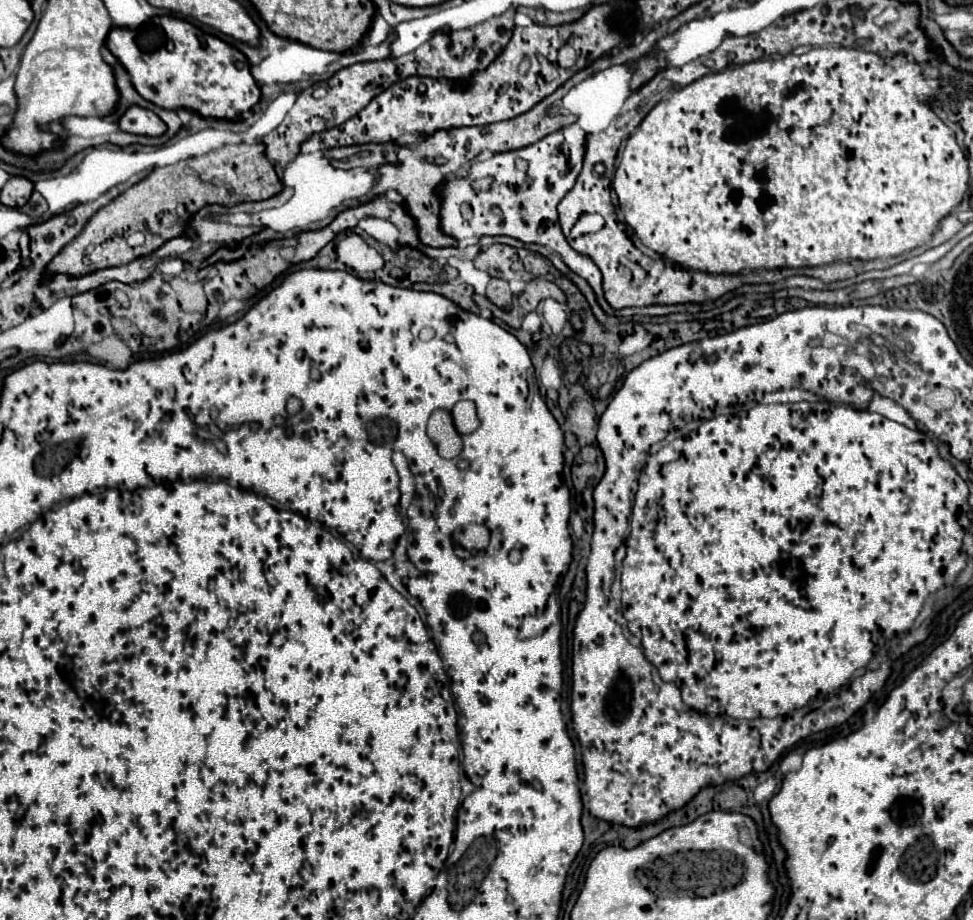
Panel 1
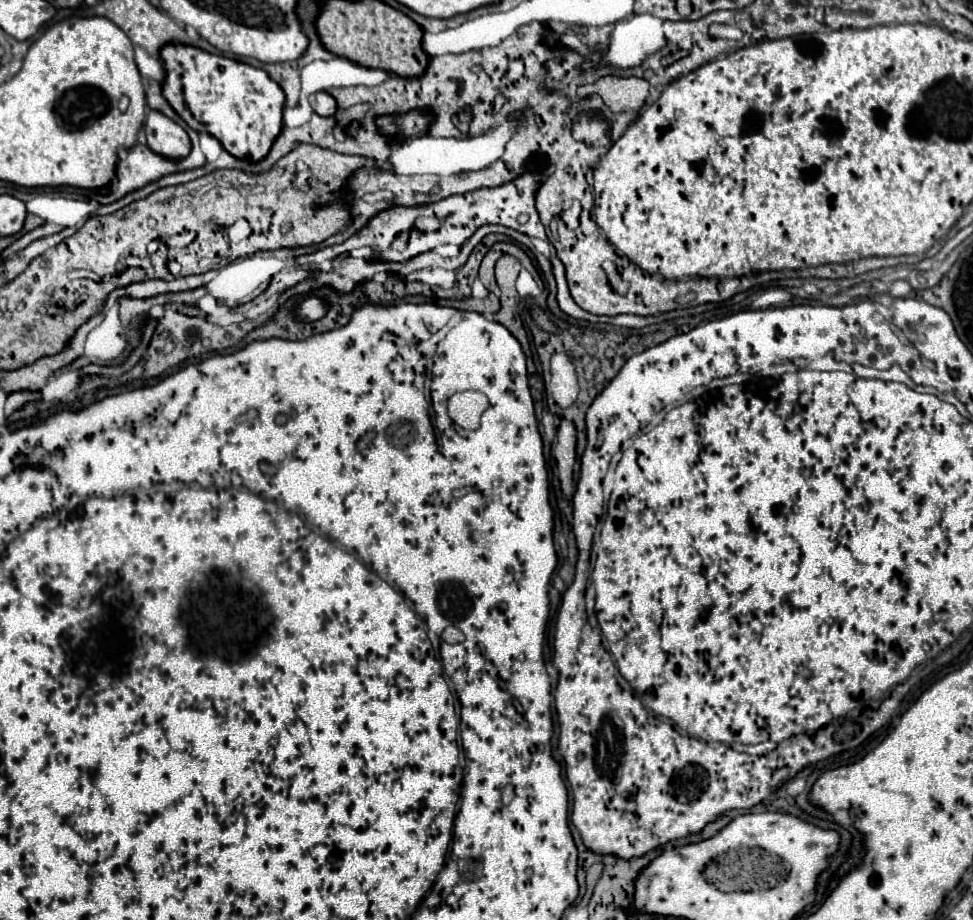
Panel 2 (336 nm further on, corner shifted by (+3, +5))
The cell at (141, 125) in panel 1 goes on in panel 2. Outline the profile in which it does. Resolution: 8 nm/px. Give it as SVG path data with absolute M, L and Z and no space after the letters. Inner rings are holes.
M149 111L145 121L147 147L165 159L185 159L191 153L187 131L159 111Z

